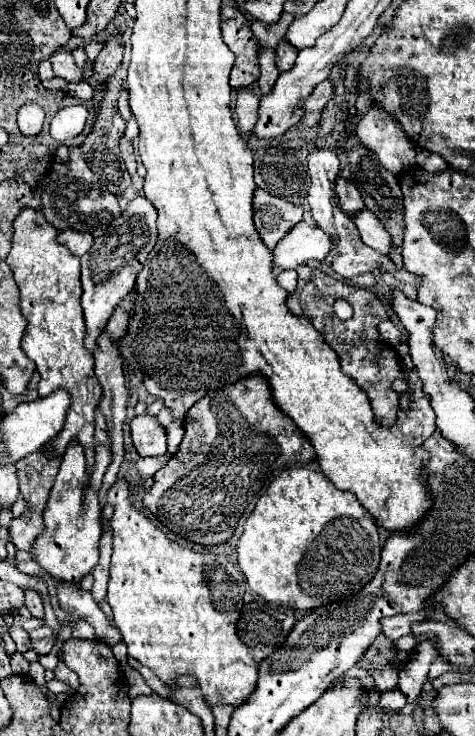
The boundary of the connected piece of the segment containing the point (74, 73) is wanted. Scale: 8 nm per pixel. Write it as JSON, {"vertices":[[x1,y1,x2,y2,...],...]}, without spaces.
{"vertices":[[55,52,51,58,51,64,53,64,53,70,59,78,63,78,65,82,83,82,83,72,81,68,75,64,73,56,69,52]]}

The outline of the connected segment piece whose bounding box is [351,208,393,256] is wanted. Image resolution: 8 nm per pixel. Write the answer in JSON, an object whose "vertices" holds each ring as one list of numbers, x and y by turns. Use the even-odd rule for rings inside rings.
{"vertices":[[363,208,361,212,355,212,351,216,351,220,357,226,359,236,361,236,365,246,369,246,373,250,379,250,381,254,389,256,389,252,393,248,389,232,385,232,385,226,377,220,377,216,369,208]]}

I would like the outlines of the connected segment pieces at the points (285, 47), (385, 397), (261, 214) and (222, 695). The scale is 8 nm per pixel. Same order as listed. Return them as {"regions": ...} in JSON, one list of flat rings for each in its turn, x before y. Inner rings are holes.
{"regions":[[[281,42,279,48,277,48,277,60,275,60,277,70,279,70,279,72,287,72,289,68,293,68,295,58,297,58,295,48,293,48,291,44,287,44,287,42]],[[315,270,313,282,305,284,305,282,299,280,297,290,291,292,289,298,287,298,287,306,291,308,293,314,305,316,307,320,311,320,311,324,325,336,325,342,341,356,343,372,349,374,367,392,367,396,371,400,371,408,375,412,375,418,381,424,393,424,395,414,397,414,397,406,399,406,399,394,391,390,391,384,397,378,405,378,405,372,399,364,395,350,391,350,389,346,379,342,377,324,381,320,387,320,387,312,385,312,381,300,365,288,349,286,341,280,331,278,323,270],[337,298,343,298,351,304,353,318,339,320,335,316,333,304,335,304]],[[255,190,255,200,253,200,253,208,255,208,255,226,257,232,261,234,261,240,265,242,265,246,269,250,273,250,277,246,277,242,291,232,291,228,301,222,303,218,303,210,283,198,271,196,265,190]],[[117,480,107,494,107,502,113,504,115,512,111,518,113,528,113,566,109,576,107,602,113,608,113,622,123,634,123,642,129,648,129,656,151,668,155,676,167,686,177,688,181,676,193,676,195,686,201,688,203,698,209,706,229,704,241,706,257,688,259,662,253,652,237,636,237,620,243,608,245,578,243,572,225,554,217,550,195,552,173,544,143,512,131,502,127,480]]]}

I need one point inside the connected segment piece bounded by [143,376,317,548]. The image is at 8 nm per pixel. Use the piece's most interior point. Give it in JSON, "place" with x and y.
{"place":[236,441]}

